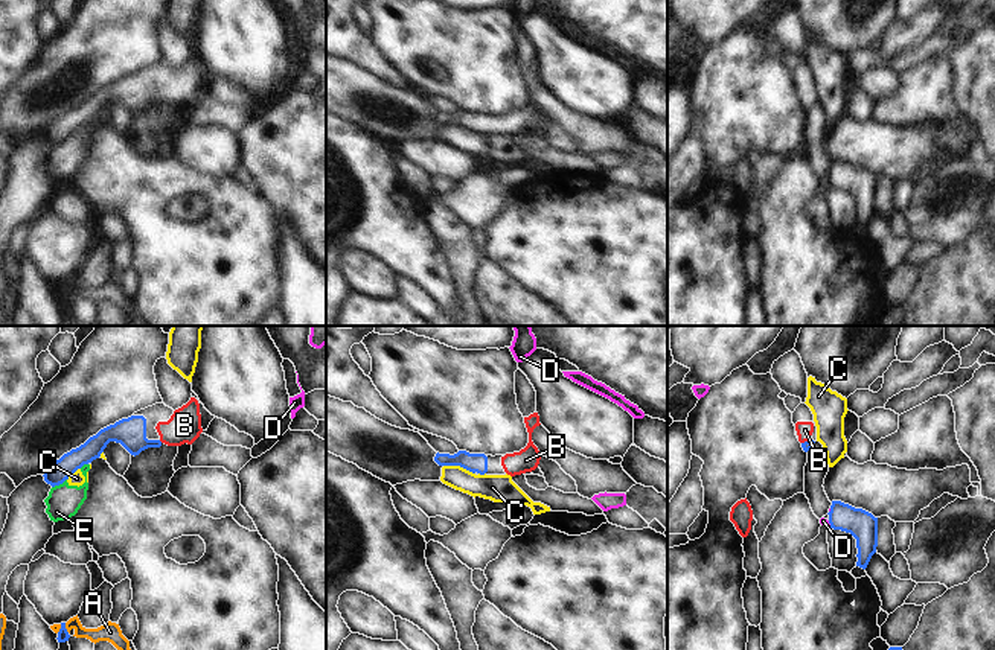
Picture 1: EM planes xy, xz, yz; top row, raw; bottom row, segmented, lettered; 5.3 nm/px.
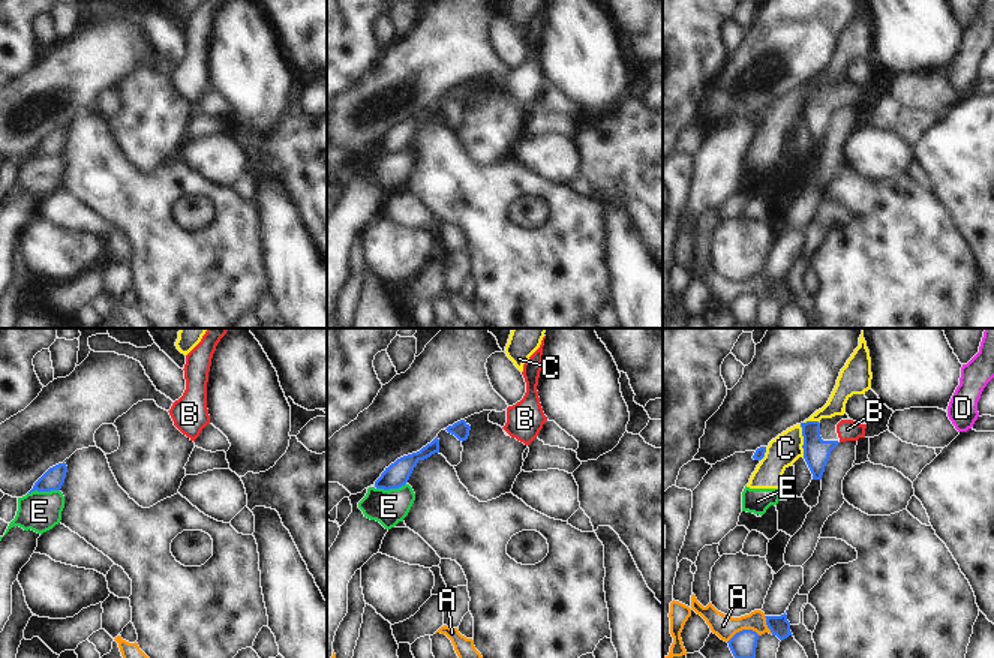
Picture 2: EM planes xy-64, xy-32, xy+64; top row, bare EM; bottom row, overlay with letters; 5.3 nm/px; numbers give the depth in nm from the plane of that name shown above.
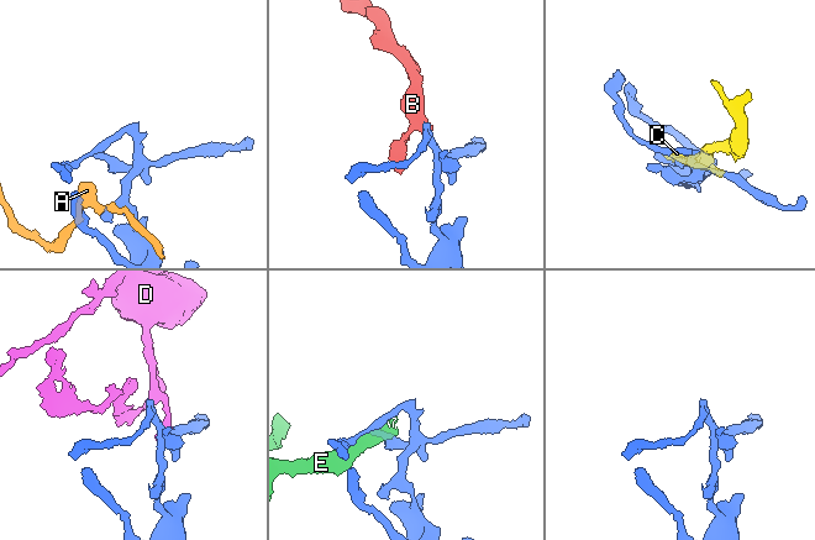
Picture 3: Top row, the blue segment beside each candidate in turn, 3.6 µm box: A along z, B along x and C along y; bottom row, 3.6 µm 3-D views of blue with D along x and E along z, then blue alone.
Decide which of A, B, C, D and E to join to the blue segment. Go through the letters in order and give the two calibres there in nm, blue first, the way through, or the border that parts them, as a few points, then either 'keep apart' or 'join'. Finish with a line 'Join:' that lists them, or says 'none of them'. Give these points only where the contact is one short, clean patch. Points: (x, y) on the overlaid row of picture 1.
A: calibres 60 and 100 nm; border xy (64, 623), (69, 632); keep apart
B: calibres 50 and 90 nm; way yz (806, 445), (805, 442), (805, 430); join
C: calibres 100 and 140 nm; keep apart
D: calibres 160 and 40 nm; border yz (828, 521), (831, 527); keep apart
E: calibres 120 and 170 nm; keep apart
Join: B

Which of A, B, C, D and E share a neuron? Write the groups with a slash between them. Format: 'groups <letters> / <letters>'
groups A / B / C E / D

